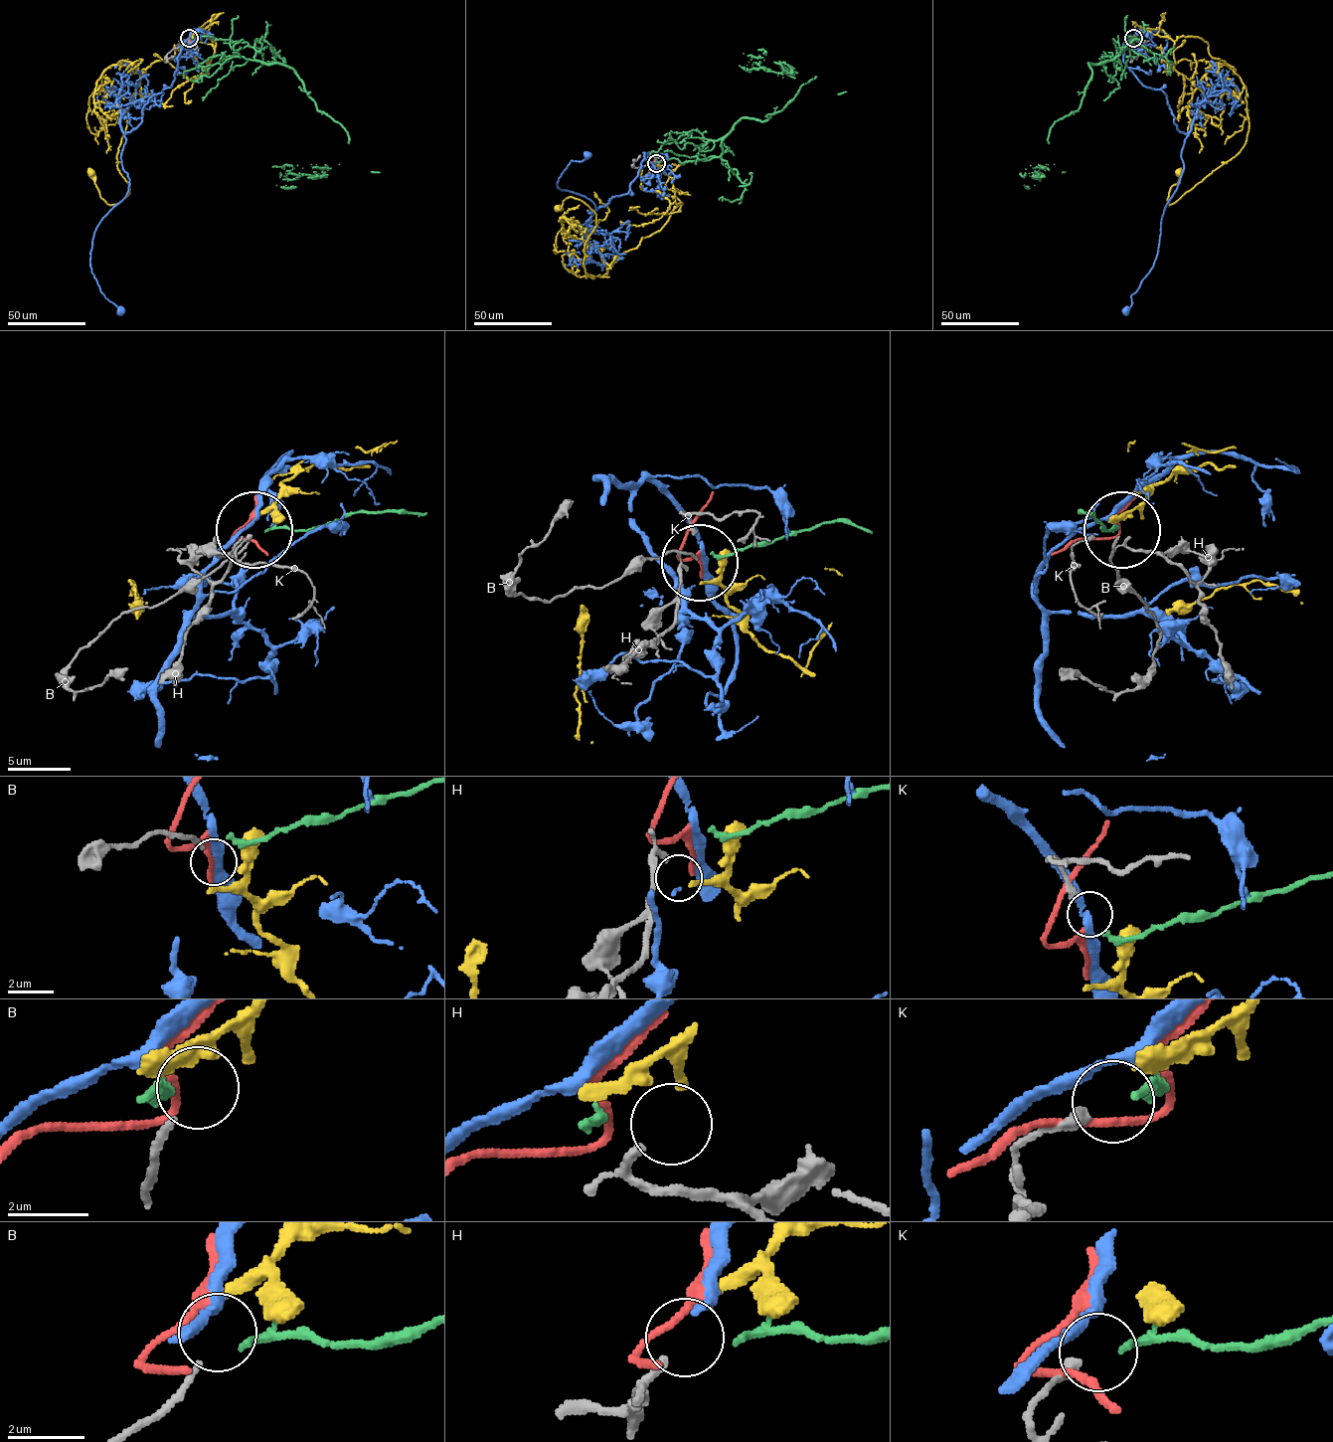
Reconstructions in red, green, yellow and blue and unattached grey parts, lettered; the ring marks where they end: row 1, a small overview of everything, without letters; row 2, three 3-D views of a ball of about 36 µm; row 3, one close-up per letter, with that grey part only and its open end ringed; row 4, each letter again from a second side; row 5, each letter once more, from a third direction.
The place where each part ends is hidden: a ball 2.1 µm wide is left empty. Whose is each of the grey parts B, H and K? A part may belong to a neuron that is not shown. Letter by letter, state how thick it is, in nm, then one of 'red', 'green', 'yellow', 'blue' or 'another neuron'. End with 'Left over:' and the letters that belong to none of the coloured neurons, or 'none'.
B: calibre 160 nm; another neuron
H: calibre 160 nm; yellow
K: calibre 300 nm; green
Left over: B

